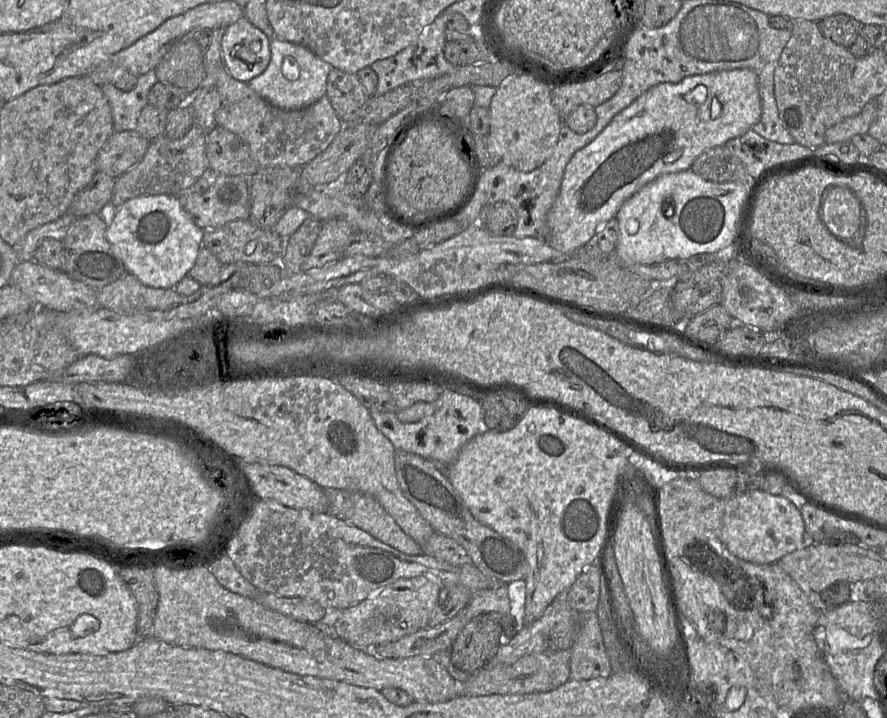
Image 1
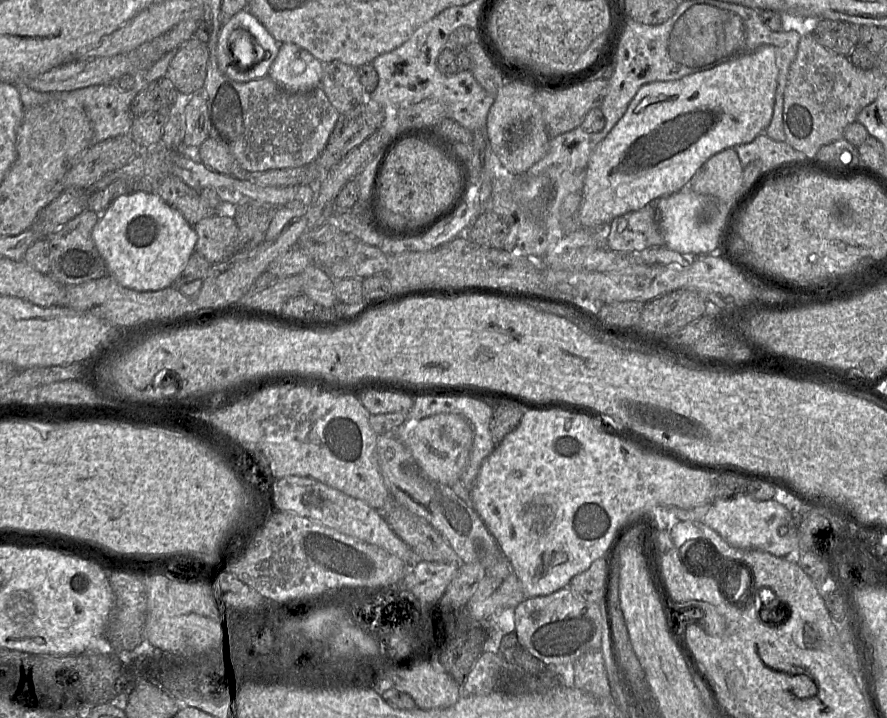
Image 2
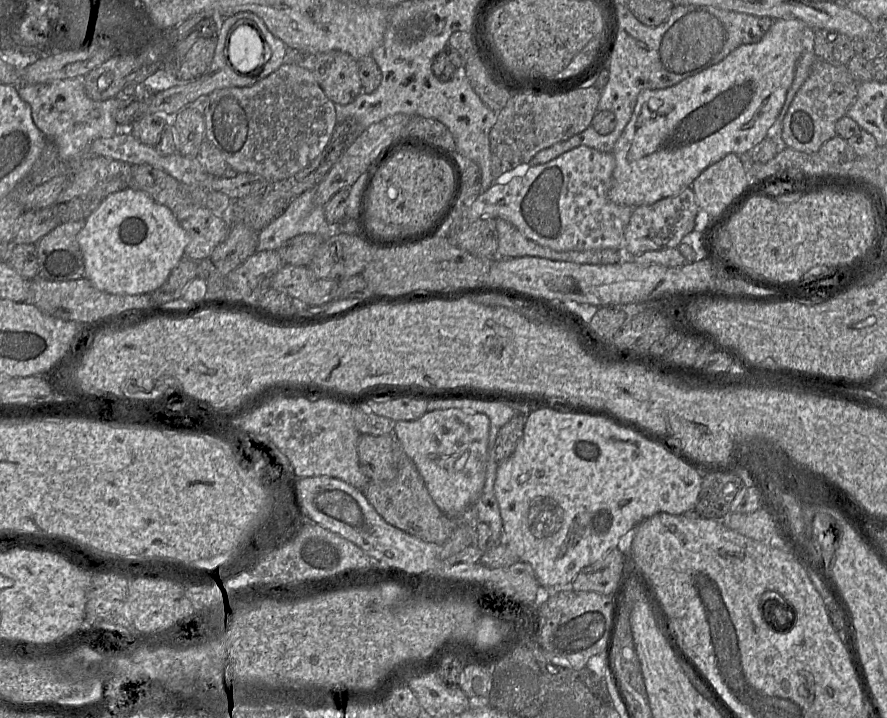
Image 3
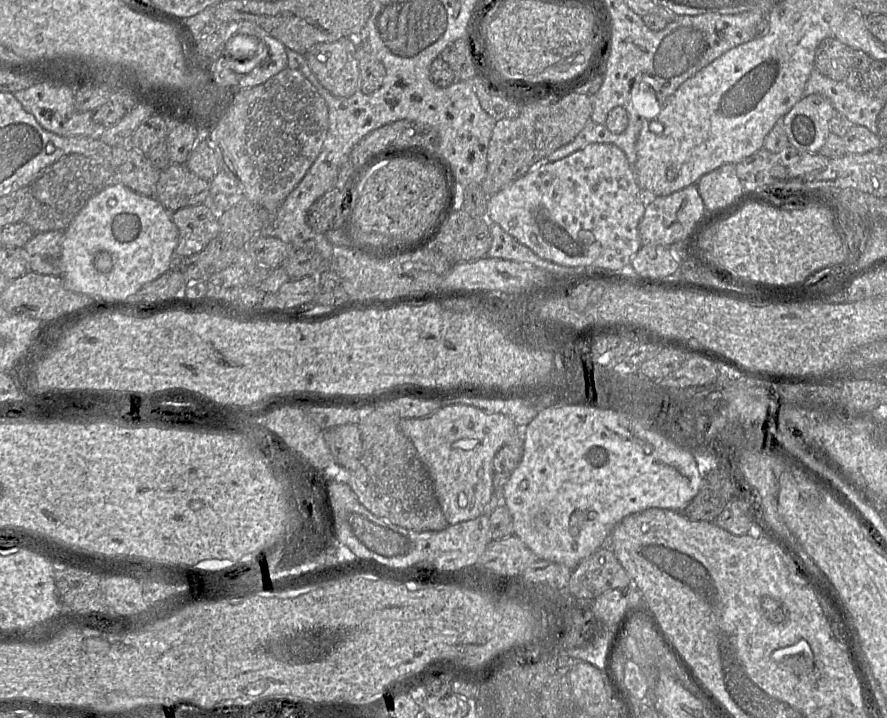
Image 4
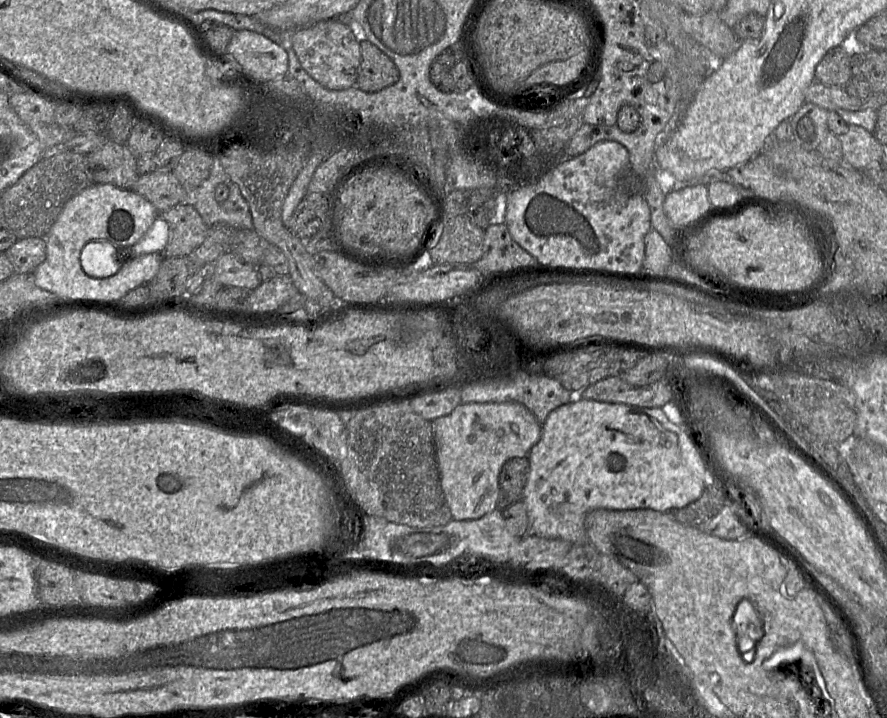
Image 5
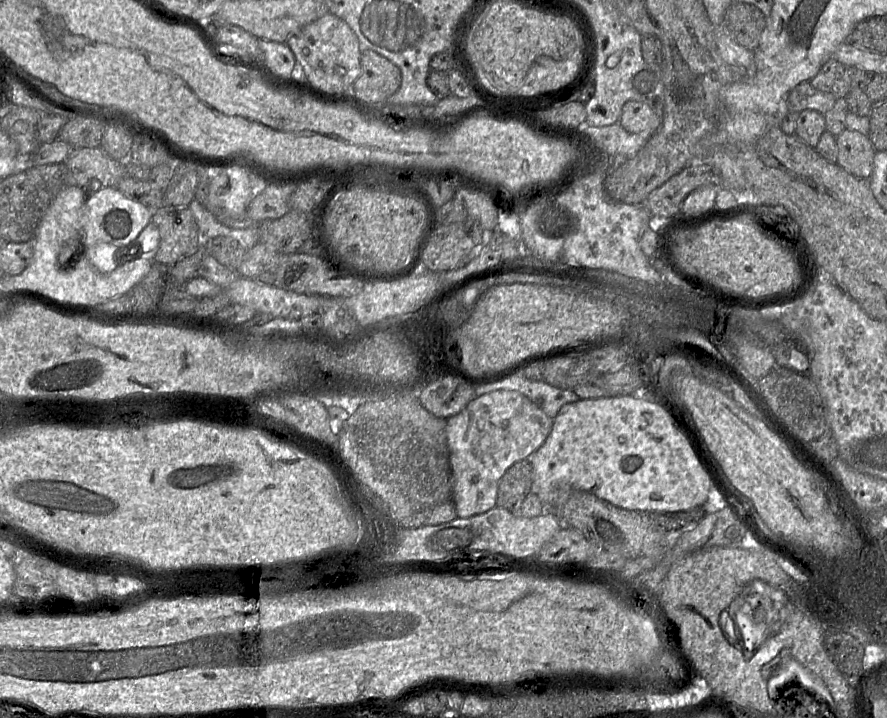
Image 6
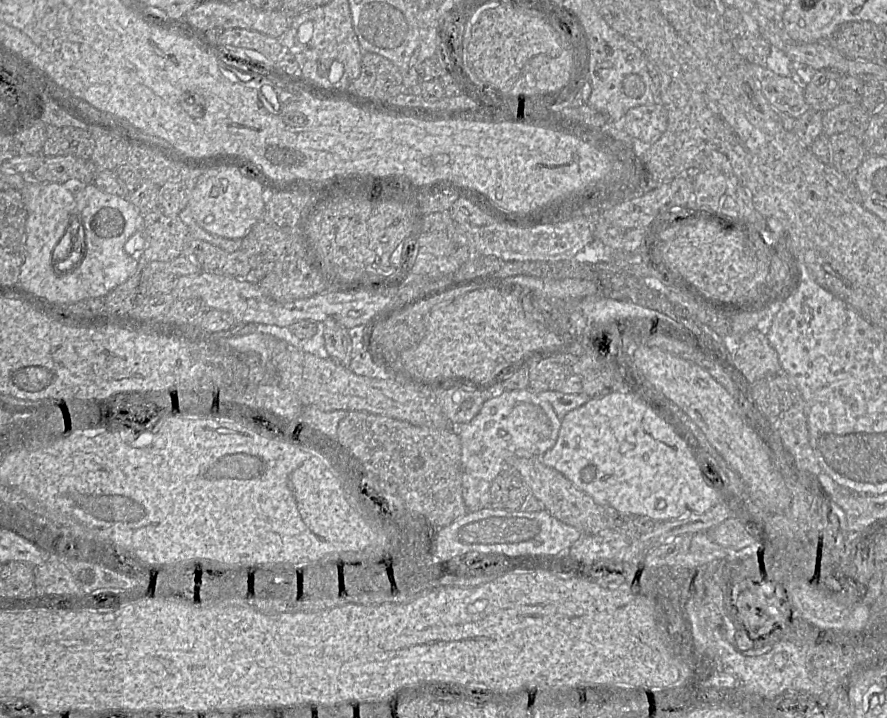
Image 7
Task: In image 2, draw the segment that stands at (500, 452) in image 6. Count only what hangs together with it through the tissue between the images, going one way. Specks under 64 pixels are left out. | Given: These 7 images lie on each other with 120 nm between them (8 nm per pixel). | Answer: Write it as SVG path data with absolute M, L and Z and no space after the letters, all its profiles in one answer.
M441 413L421 419L407 434L403 444L429 479L453 486L468 463L472 442L473 430L466 418L458 414Z

